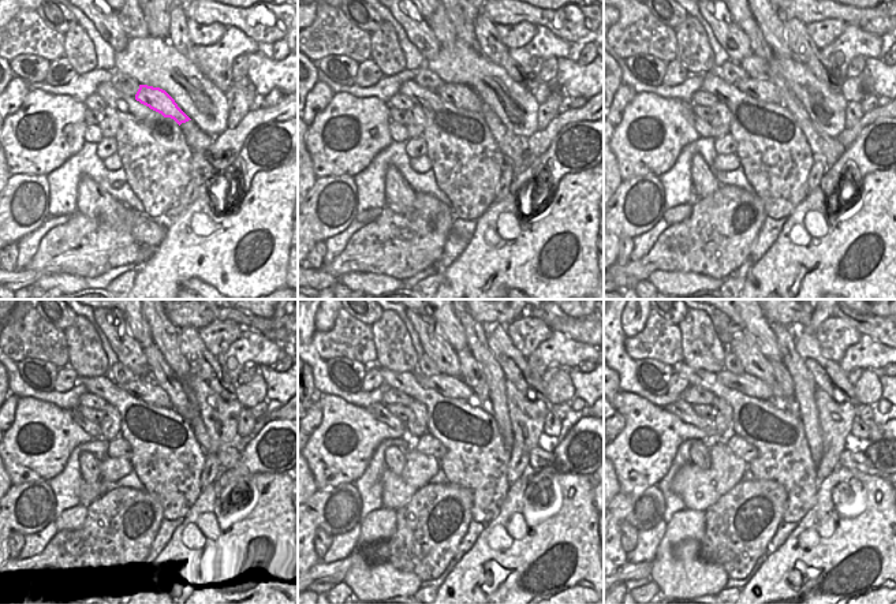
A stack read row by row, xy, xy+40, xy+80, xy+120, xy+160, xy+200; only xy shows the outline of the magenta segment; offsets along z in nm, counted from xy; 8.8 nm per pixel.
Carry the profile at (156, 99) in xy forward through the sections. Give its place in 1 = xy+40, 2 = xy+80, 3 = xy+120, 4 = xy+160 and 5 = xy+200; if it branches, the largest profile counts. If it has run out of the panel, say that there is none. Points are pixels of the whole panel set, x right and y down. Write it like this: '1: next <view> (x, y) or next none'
1: next xy+40 (460, 96)
2: next xy+80 (762, 90)
3: next xy+120 (146, 390)
4: next xy+160 (447, 386)
5: next xy+200 (747, 384)

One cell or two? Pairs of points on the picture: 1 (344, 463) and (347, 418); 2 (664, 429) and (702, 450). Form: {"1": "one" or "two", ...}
{"1": "one", "2": "two"}

